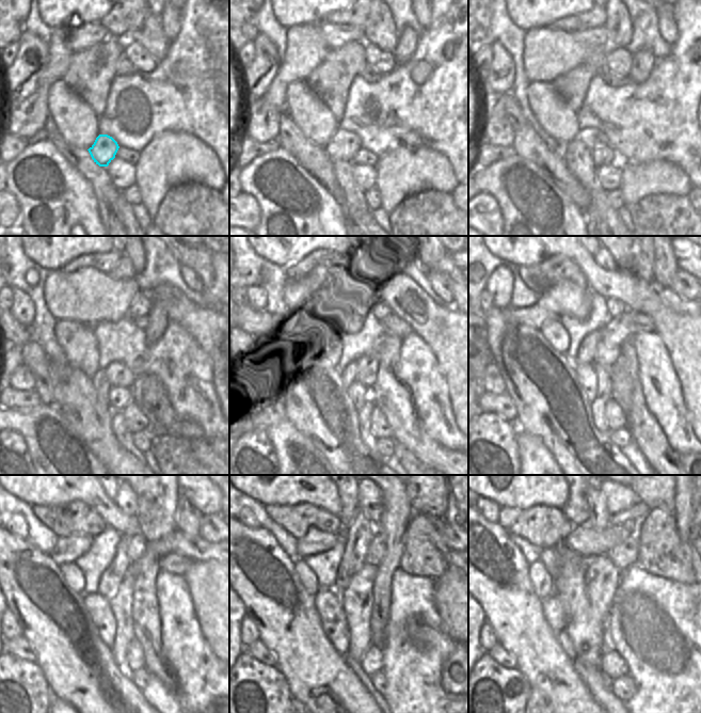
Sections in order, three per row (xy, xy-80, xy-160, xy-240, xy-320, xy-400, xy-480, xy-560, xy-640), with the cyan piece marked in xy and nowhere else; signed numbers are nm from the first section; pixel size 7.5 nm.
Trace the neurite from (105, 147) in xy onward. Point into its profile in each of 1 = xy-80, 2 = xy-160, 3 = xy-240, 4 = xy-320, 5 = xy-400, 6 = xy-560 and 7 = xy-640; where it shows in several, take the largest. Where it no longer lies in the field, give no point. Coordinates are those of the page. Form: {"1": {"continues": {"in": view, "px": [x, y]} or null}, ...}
{"1": {"continues": {"in": "xy-80", "px": [344, 145]}}, "2": {"continues": {"in": "xy-160", "px": [593, 139]}}, "3": {"continues": {"in": "xy-240", "px": [117, 375]}}, "4": {"continues": {"in": "xy-320", "px": [367, 364]}}, "5": {"continues": {"in": "xy-400", "px": [617, 331]}}, "6": {"continues": {"in": "xy-560", "px": [446, 556]}}, "7": {"continues": null}}

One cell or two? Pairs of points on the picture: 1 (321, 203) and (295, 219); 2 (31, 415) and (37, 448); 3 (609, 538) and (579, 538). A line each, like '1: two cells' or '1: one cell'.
1: one cell
2: one cell
3: one cell

